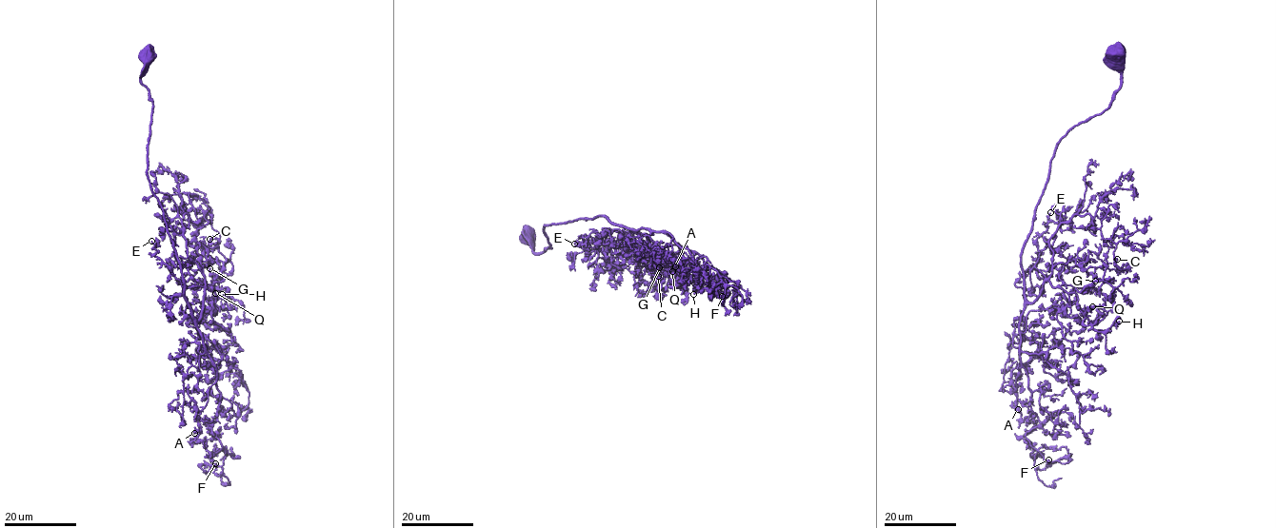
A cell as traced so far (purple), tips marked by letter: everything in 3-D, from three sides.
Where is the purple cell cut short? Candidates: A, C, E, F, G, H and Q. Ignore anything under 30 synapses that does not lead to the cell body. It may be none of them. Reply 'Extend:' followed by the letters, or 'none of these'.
Extend: none of these

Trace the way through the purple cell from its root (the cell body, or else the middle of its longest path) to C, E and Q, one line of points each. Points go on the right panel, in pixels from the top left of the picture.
C: (1117, 51), (1110, 106), (1051, 161), (1021, 255), (1026, 299), (1076, 215), (1117, 259)
E: (1117, 51), (1110, 106), (1069, 130), (1051, 161), (1021, 255), (1030, 303), (1044, 285), (1036, 241), (1050, 212)
Q: (1117, 51), (1119, 89), (1059, 142), (1021, 255), (1030, 303), (1046, 282), (1092, 306)

